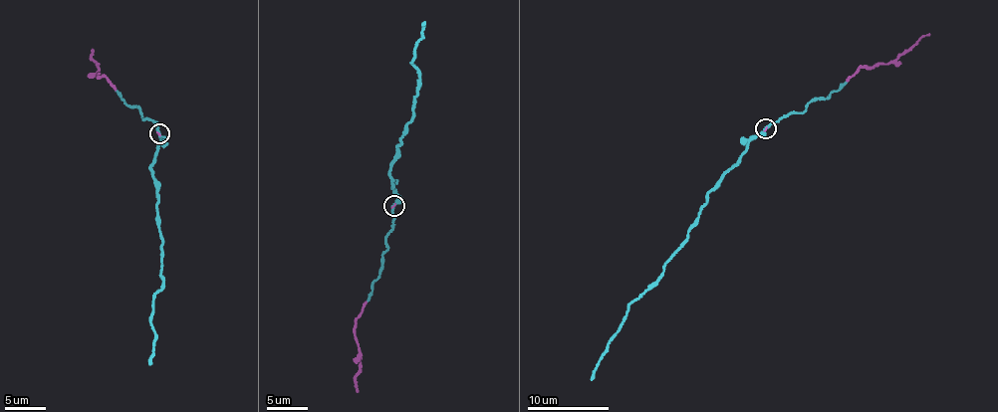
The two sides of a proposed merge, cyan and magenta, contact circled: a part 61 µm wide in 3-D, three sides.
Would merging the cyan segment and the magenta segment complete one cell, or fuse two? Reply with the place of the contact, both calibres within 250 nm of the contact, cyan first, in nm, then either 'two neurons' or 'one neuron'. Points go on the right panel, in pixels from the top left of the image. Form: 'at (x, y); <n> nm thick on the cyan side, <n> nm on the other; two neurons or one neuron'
at (766, 128); 280 nm thick on the cyan side, 60 nm on the other; one neuron

